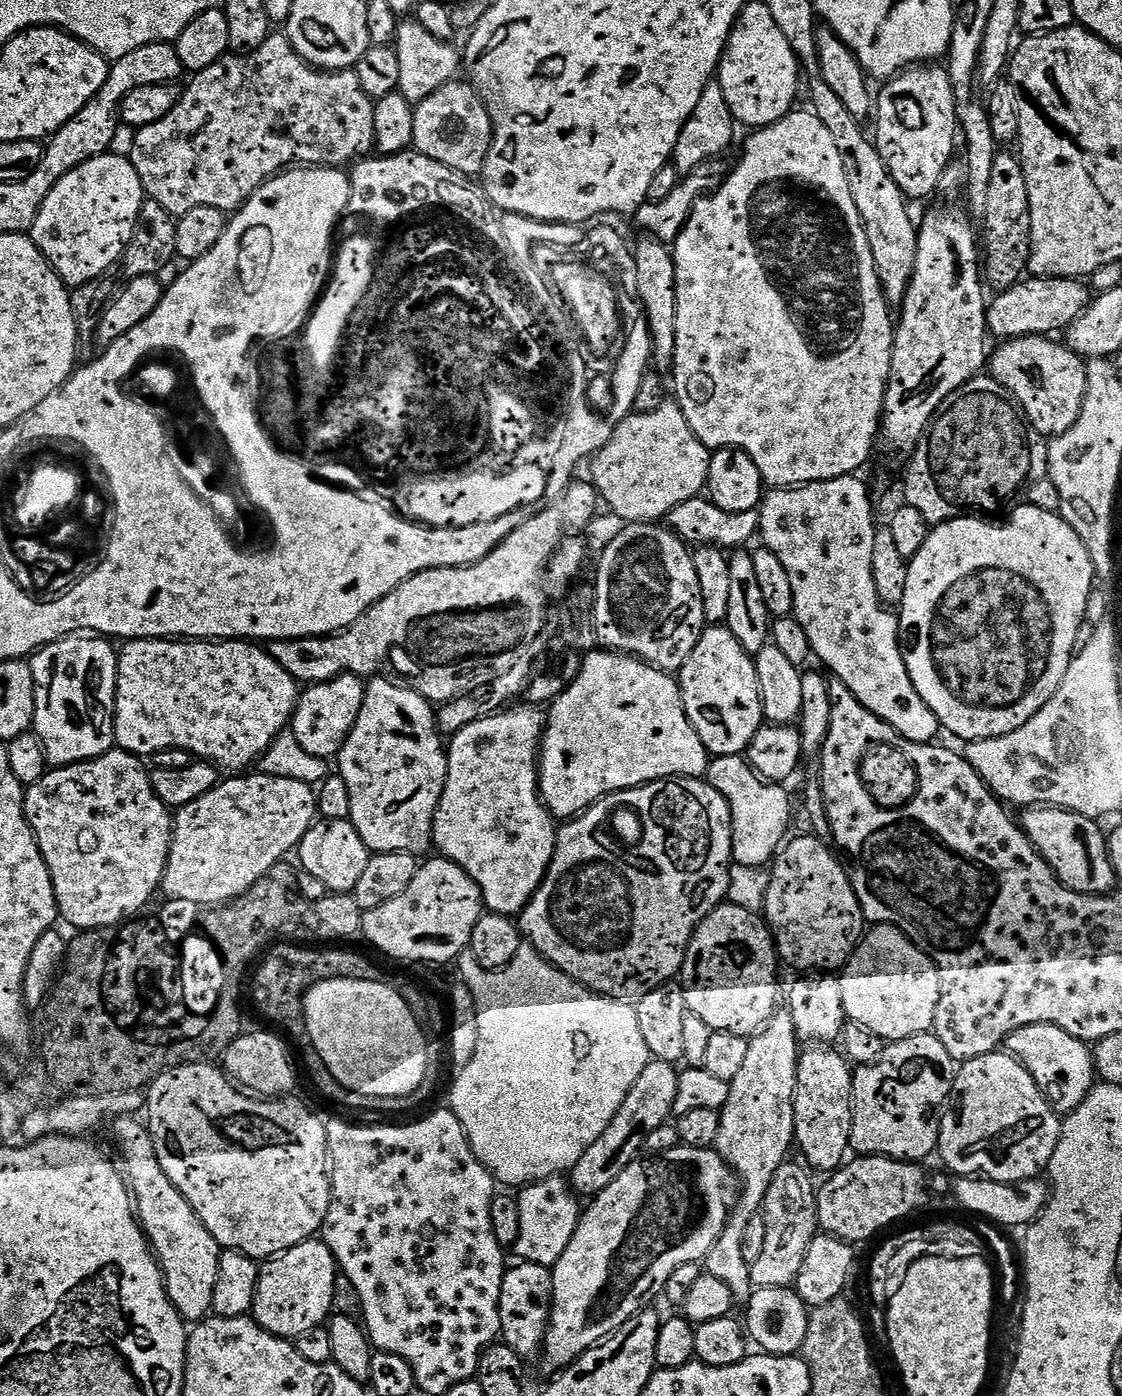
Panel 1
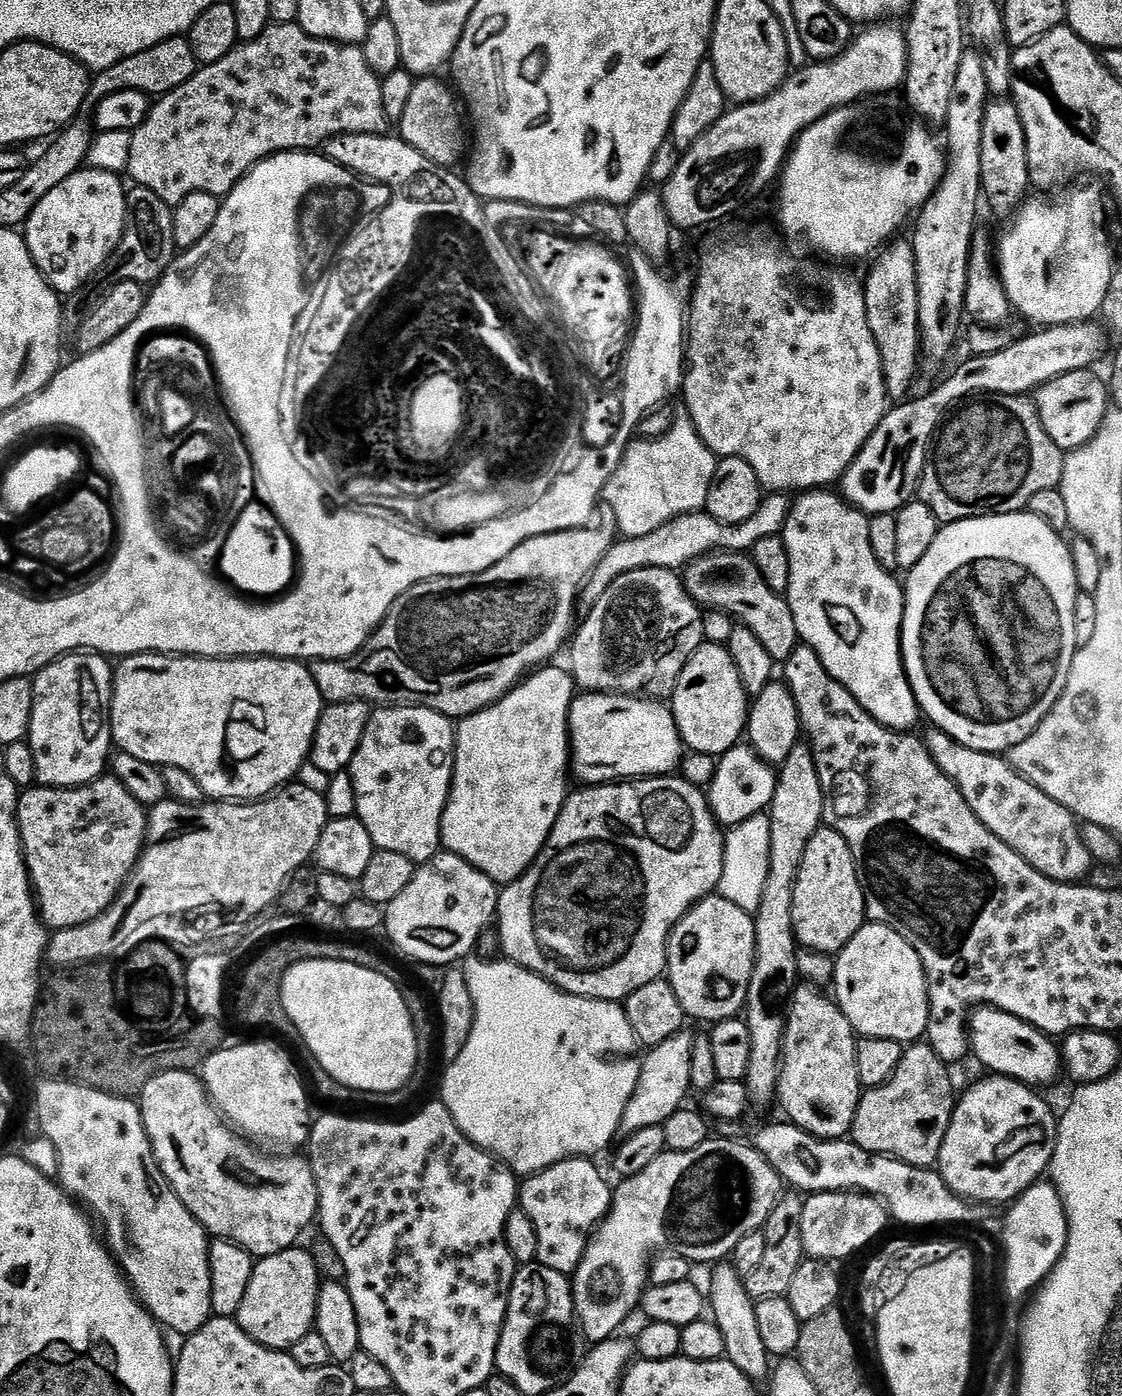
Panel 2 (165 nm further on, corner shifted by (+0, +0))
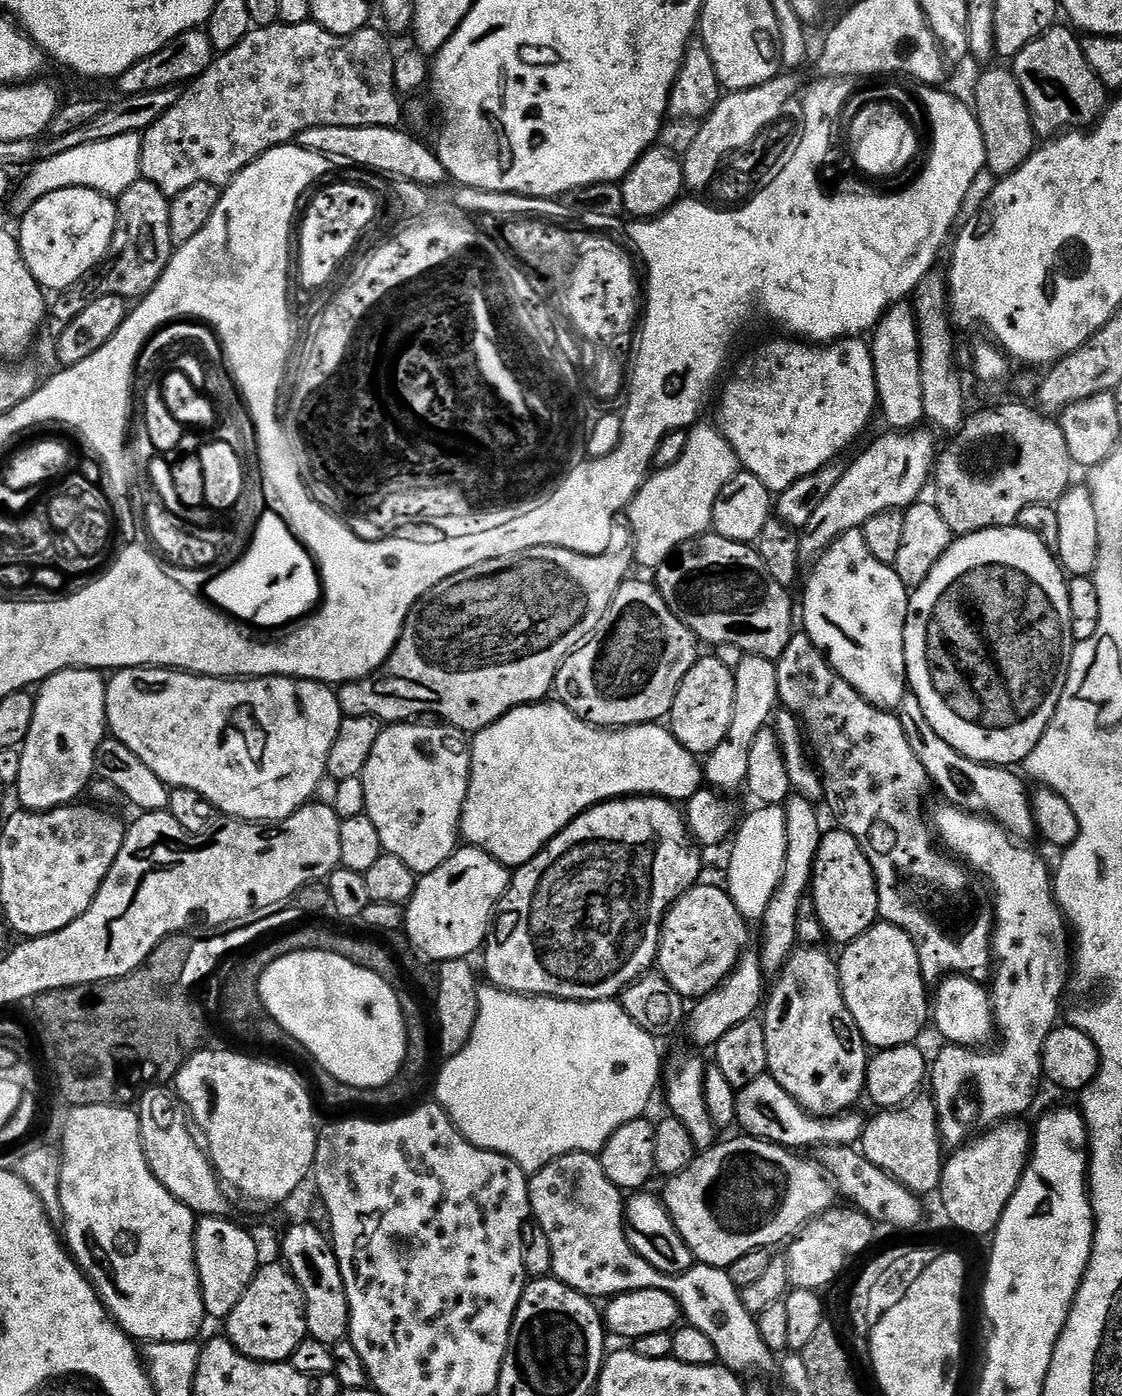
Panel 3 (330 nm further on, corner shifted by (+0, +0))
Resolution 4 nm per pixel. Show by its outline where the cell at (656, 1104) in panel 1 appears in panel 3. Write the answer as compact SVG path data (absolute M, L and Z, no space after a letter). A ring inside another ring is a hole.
M745 951L736 969L713 992L699 997L693 1003L696 1004L693 1008L691 1005L690 1015L686 1020L689 1038L698 1047L711 1049L720 1041L722 1034L726 1034L726 1030L738 1026L738 1022L753 1019L761 1011L762 1001L766 996L764 983L766 983L766 977L760 969L759 955L755 951Z

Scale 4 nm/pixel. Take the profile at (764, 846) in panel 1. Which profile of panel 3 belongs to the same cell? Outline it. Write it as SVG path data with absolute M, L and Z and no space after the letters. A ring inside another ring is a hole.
M537 702L523 704L521 708L511 708L506 715L498 718L498 722L494 722L475 733L470 740L472 754L470 786L460 819L460 834L465 845L481 848L486 854L490 854L495 860L506 865L509 870L515 870L524 864L529 864L571 820L578 818L587 808L593 808L595 804L604 804L608 800L619 800L630 796L660 796L664 800L687 802L690 797L700 791L705 783L706 776L702 771L701 761L693 752L686 750L686 746L682 746L682 742L678 742L676 735L663 723L635 724L629 728L617 728L615 730L597 728L596 725L587 724L585 720L578 718L564 704L559 702L548 703Z

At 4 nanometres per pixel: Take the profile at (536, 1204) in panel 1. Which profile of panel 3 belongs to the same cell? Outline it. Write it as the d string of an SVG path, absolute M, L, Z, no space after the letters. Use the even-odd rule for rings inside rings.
M571 1152L554 1158L542 1170L531 1173L528 1193L535 1223L540 1225L550 1244L551 1275L555 1279L589 1298L597 1298L596 1296L611 1298L622 1292L651 1288L666 1290L680 1303L683 1319L691 1327L702 1330L702 1334L706 1334L706 1338L714 1342L716 1359L729 1372L745 1374L744 1372L767 1370L768 1363L774 1360L773 1353L768 1351L766 1342L762 1342L757 1317L746 1310L741 1289L731 1281L725 1269L697 1263L680 1275L668 1275L659 1272L646 1258L637 1255L628 1240L625 1227L625 1197L621 1189L616 1188L614 1182L610 1182L610 1178L606 1178L606 1170L602 1170L599 1155L590 1152Z

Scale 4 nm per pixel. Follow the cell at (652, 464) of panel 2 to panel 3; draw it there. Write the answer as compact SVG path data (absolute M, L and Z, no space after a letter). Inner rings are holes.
M697 423L687 433L688 441L680 457L665 468L657 467L626 509L628 524L632 527L632 540L636 543L636 560L649 570L659 568L681 544L705 535L712 528L714 502L718 494L726 482L741 471L736 451L719 427L712 425L711 428L704 423Z

